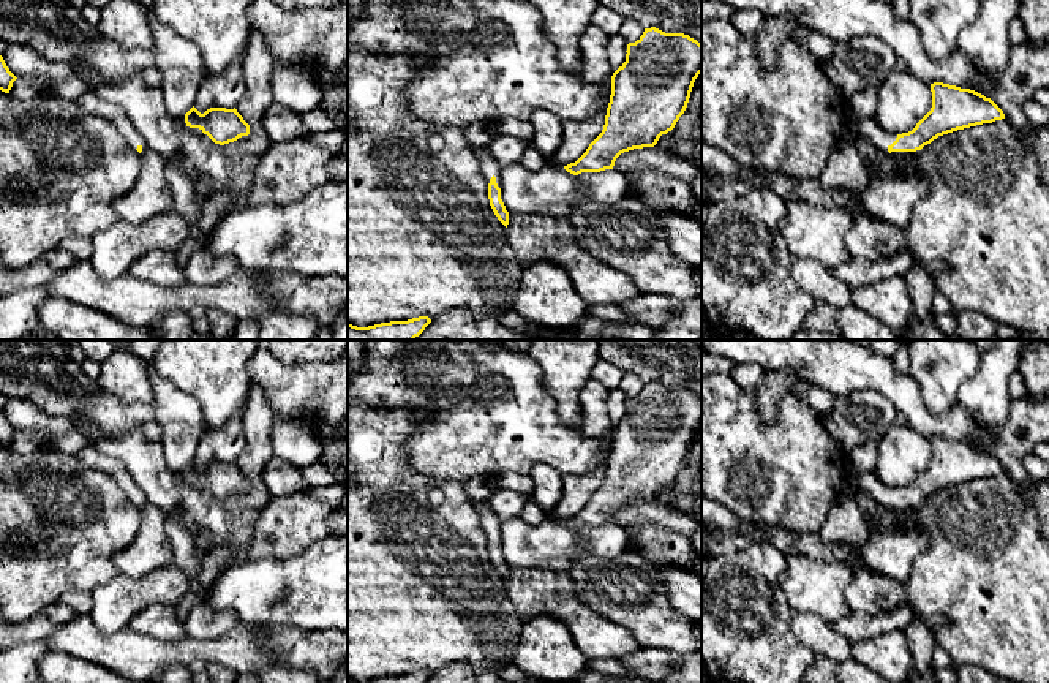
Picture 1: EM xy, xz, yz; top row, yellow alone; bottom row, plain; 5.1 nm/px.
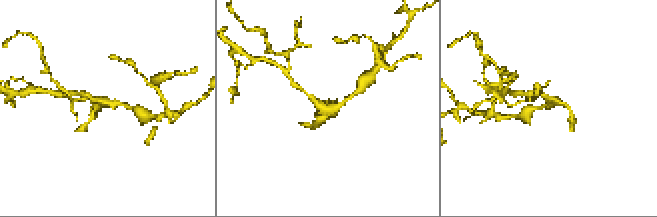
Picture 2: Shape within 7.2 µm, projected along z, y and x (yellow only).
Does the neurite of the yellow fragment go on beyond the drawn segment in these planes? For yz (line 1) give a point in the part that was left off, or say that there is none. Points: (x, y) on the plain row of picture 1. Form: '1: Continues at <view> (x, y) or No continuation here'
1: Continues at yz (869, 483)

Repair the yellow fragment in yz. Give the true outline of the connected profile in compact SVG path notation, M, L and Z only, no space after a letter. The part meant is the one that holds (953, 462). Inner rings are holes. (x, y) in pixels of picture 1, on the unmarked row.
M934 436L931 446L931 465L908 487L888 487L875 471L850 474L848 484L886 508L904 509L921 504L938 490L1005 473L1003 465L991 452L975 444Z

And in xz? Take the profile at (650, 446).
M656 381L645 383L643 389L627 398L626 416L611 430L611 449L602 487L586 506L564 523L573 530L613 523L616 512L629 504L654 501L662 489L671 485L684 468L695 433L701 427L701 398L684 387L665 387Z

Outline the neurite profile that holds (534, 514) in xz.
M529 498L520 517L523 522L529 525L540 525L548 519L548 512L540 504L537 504L534 500Z

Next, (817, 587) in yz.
M790 555L780 588L793 610L817 615L833 625L852 613L847 596L852 579L852 563Z

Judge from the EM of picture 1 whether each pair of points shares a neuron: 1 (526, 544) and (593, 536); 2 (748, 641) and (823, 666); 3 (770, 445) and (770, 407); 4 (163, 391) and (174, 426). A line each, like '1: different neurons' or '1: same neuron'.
1: same neuron
2: different neurons
3: different neurons
4: same neuron

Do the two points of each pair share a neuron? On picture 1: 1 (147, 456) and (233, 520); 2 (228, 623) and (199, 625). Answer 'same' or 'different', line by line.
1: same
2: same

